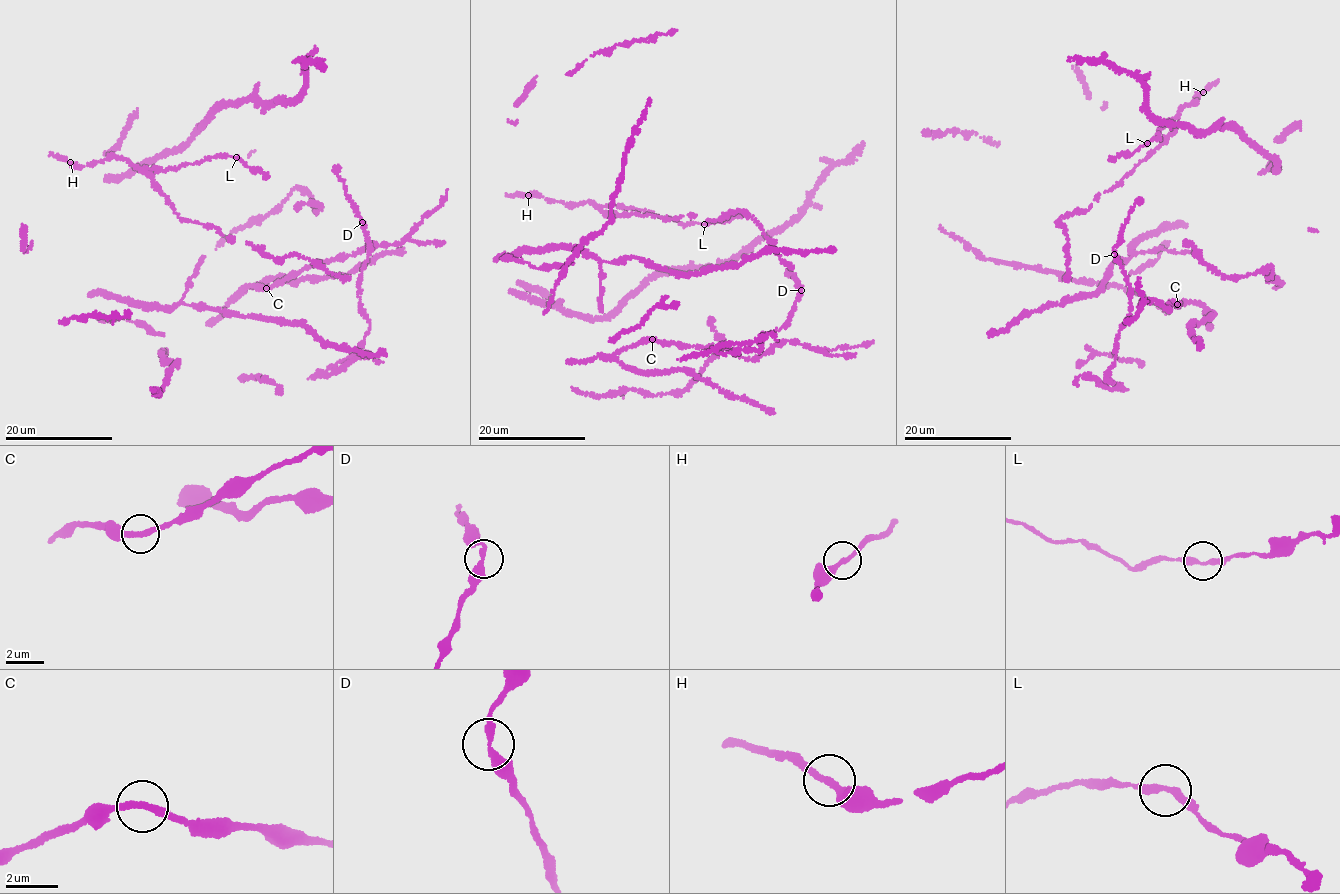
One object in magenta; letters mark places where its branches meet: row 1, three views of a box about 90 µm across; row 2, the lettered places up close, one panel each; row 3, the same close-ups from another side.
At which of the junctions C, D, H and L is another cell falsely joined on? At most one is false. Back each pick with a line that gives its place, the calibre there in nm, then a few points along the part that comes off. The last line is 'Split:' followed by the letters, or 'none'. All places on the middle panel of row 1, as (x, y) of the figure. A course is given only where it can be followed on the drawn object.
Split: none

